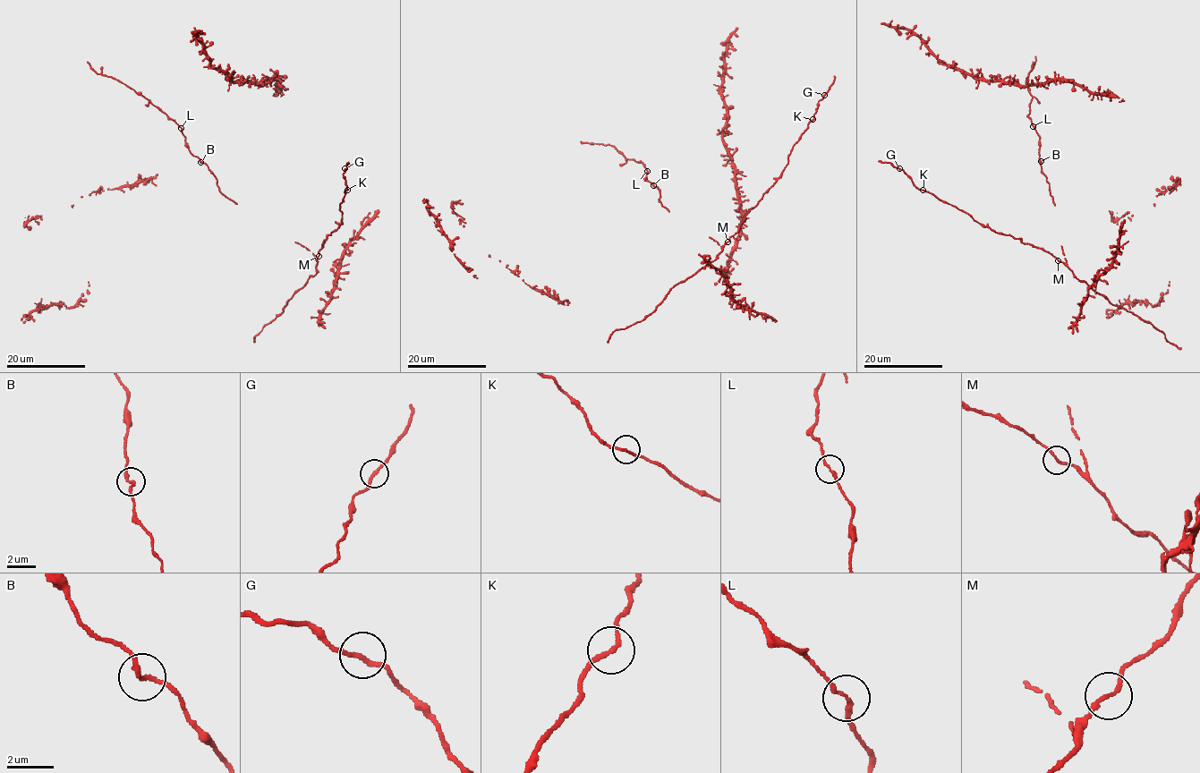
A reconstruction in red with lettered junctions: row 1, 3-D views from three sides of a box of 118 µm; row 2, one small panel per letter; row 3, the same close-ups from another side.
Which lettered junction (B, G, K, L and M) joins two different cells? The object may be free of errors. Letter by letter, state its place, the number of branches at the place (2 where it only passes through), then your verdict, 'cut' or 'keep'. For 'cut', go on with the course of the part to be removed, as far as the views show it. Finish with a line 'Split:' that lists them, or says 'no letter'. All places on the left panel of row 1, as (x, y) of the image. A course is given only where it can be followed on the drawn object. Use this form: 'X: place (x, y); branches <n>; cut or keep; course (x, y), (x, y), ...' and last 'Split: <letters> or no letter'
B: place (200, 162); branches 2; keep
G: place (344, 168); branches 2; keep
K: place (347, 190); branches 2; keep
L: place (181, 128); branches 2; keep
M: place (319, 256); branches 2; keep
Split: no letter

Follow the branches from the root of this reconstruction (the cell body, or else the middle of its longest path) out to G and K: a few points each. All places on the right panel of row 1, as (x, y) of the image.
G: (1063, 251), (1064, 262), (1018, 238), (998, 233), (967, 213), (918, 189), (899, 168)
K: (1063, 251), (1064, 262), (1018, 238), (998, 233), (923, 190)

